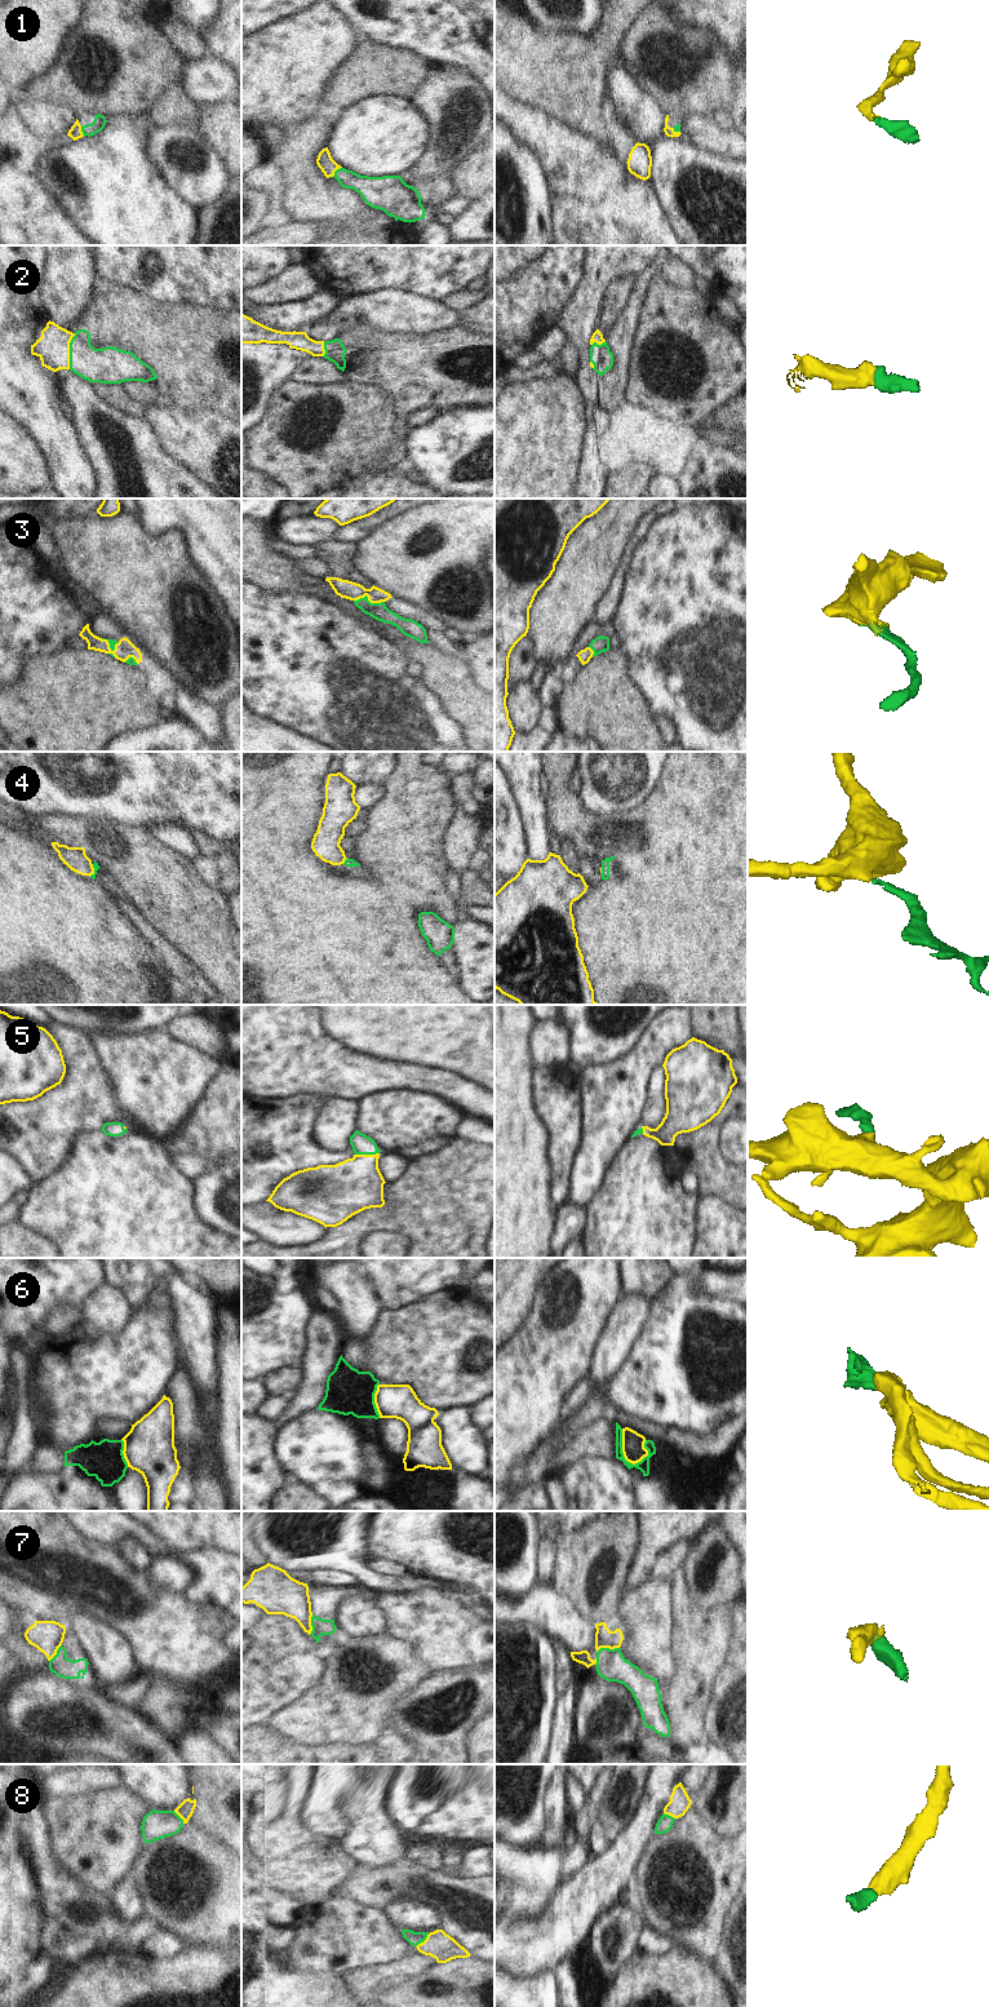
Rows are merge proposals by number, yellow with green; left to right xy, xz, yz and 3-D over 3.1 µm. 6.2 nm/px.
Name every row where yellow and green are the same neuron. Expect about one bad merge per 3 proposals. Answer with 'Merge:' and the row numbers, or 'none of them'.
Merge: 1, 2, 3, 4, 5, 8

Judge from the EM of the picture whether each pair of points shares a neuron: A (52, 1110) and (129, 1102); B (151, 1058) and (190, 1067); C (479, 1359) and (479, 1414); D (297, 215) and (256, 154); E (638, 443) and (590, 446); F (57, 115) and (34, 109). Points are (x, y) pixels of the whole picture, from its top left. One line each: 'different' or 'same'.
A: different
B: same
C: different
D: different
E: different
F: same

